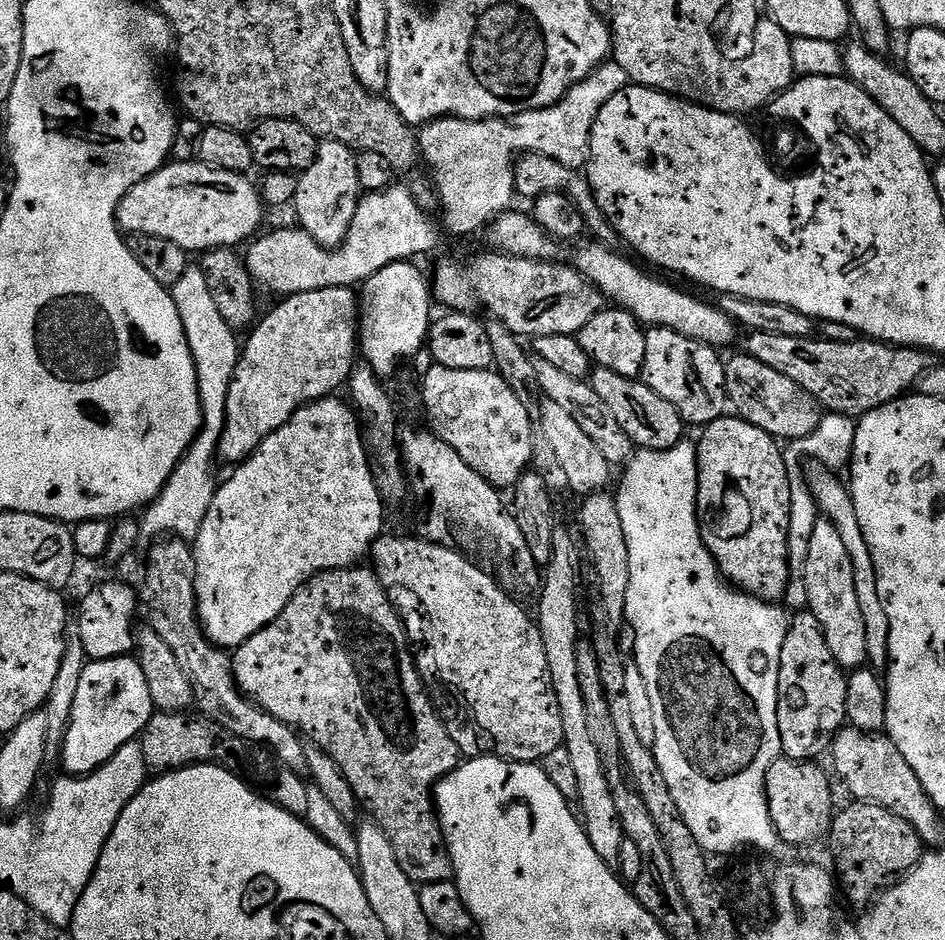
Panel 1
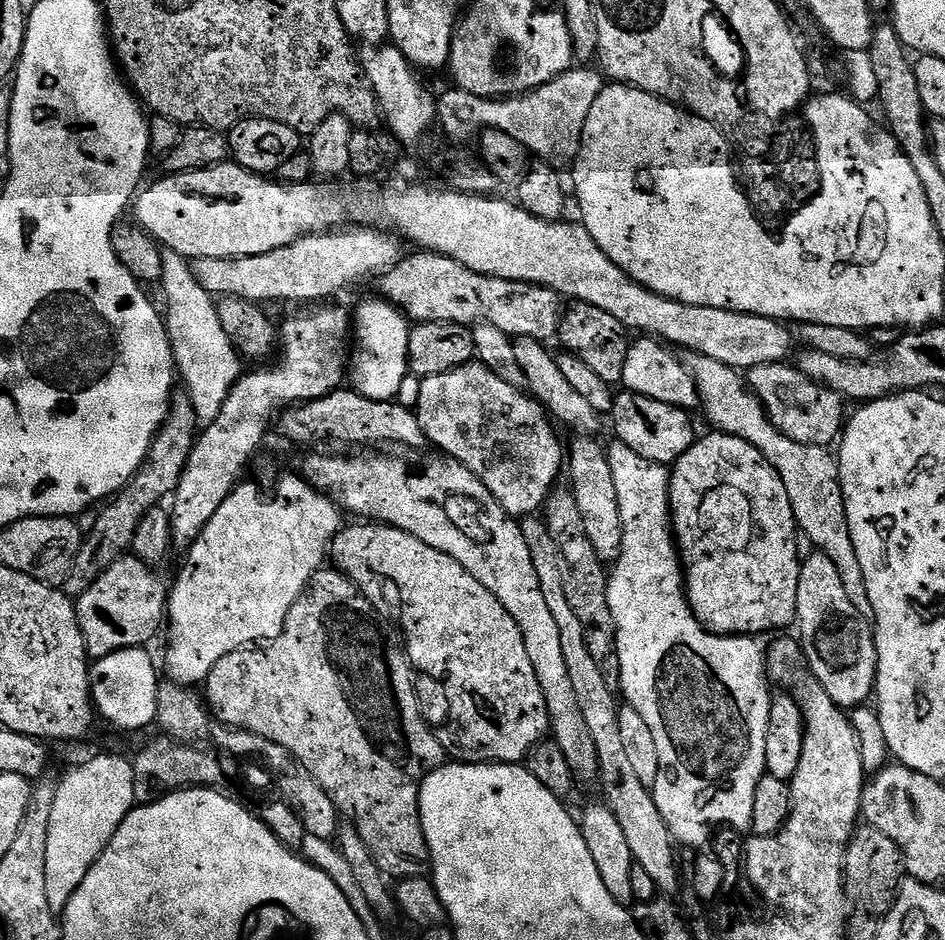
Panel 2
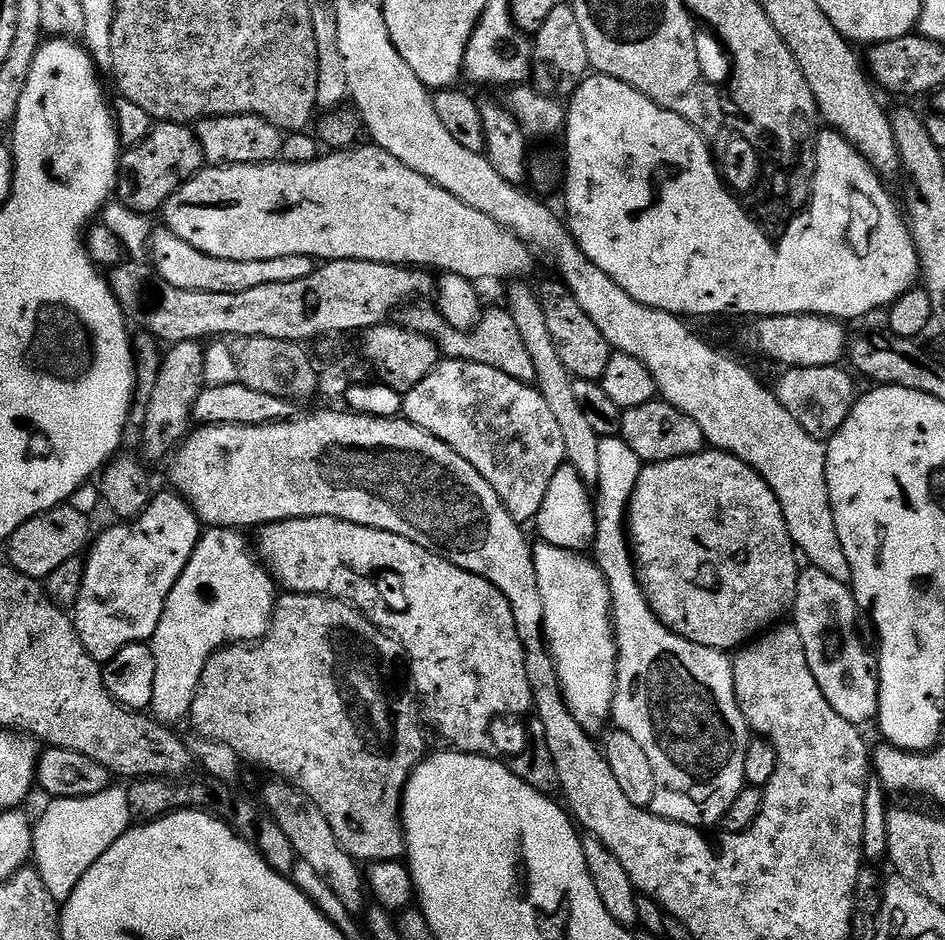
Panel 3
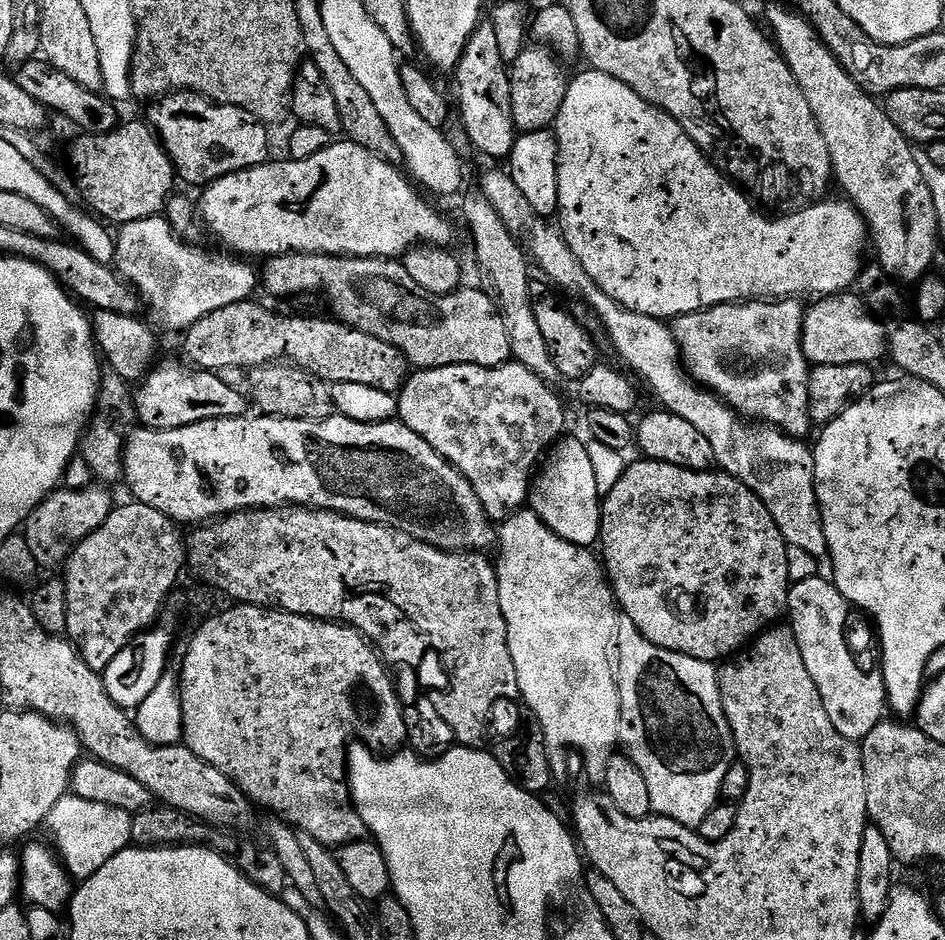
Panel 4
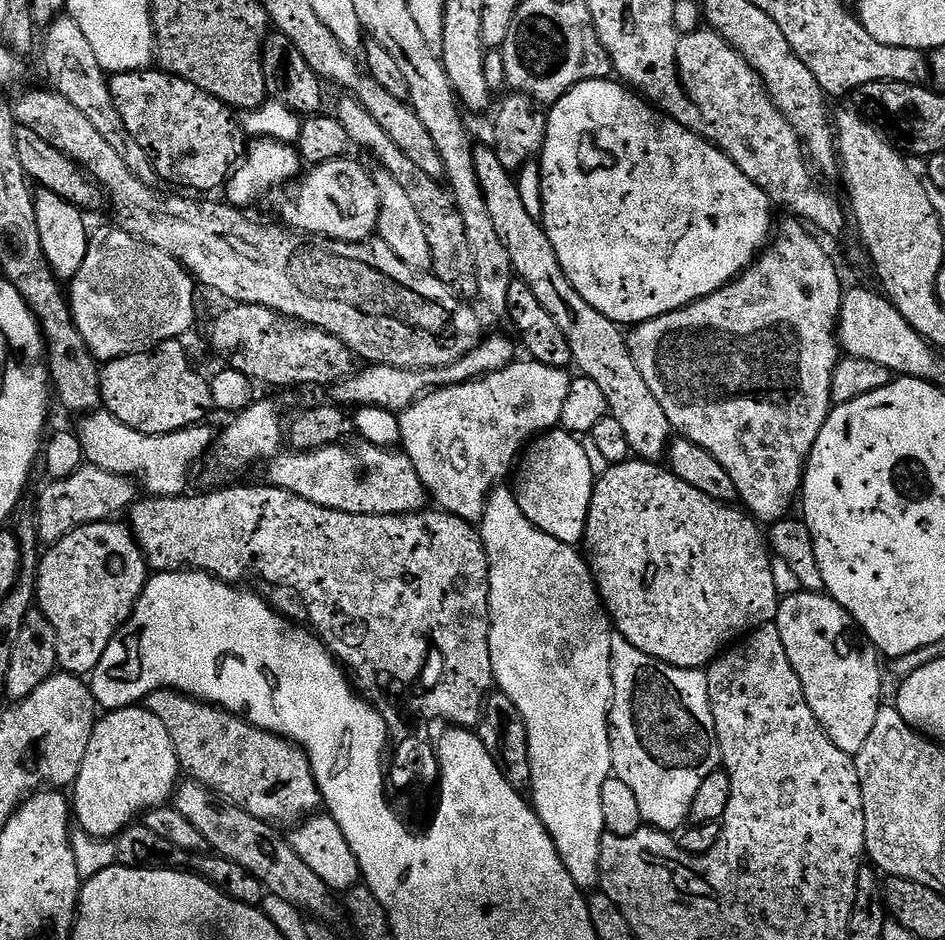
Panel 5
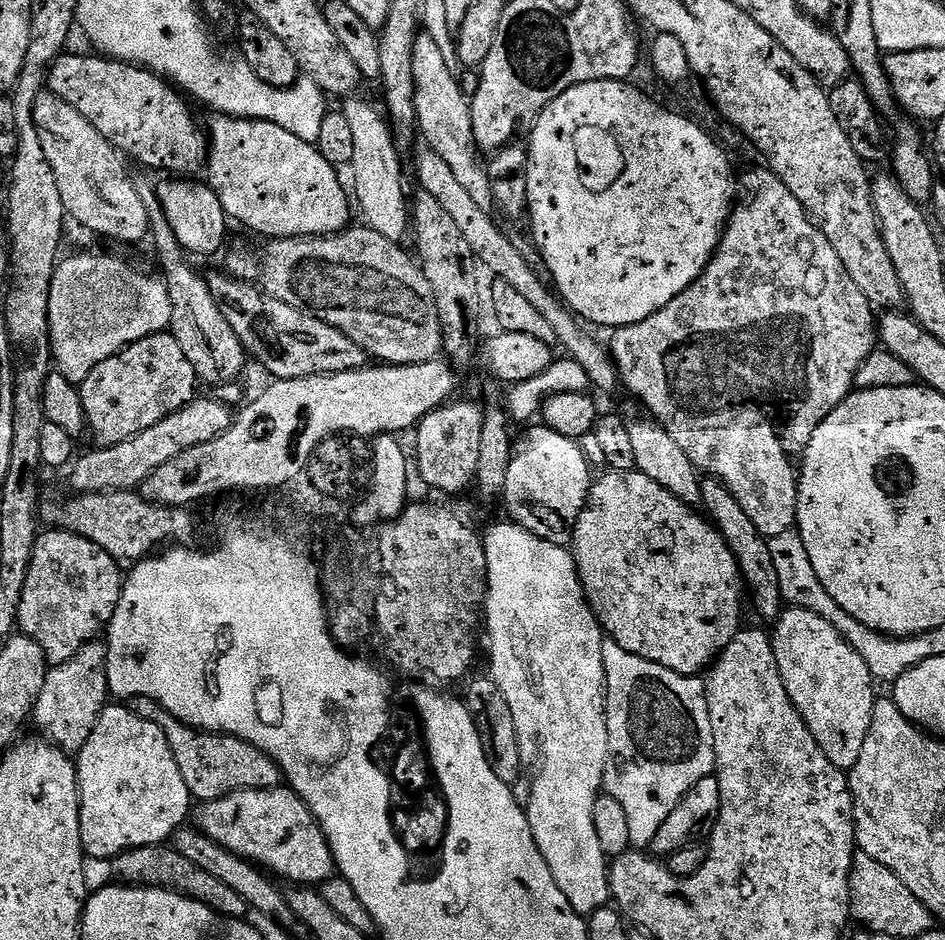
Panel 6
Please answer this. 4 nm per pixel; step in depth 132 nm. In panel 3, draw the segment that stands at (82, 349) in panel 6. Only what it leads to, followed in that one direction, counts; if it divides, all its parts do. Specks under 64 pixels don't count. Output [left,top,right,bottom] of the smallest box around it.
[150,226,312,294]

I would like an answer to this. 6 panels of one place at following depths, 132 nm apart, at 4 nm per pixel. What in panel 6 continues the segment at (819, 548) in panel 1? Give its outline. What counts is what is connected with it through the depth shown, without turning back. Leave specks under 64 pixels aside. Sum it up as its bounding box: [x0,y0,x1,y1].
[771,607,878,770]

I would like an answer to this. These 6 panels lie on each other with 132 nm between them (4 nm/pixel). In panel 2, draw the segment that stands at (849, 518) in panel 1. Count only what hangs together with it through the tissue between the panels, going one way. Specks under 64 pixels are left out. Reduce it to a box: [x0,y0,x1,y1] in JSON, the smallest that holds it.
[686,355,871,617]

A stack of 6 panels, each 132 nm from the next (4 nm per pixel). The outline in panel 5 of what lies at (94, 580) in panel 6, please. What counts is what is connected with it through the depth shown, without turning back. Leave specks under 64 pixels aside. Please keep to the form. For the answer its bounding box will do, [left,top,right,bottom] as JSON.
[36,519,150,677]

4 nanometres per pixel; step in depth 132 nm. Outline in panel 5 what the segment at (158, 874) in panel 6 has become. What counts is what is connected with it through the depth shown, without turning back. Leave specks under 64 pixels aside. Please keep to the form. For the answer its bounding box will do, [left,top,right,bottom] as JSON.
[115,822,266,907]

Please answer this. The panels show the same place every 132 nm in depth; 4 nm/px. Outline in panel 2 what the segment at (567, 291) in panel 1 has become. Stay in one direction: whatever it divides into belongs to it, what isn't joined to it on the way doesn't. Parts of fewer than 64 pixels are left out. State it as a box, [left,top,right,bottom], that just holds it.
[379,251,562,342]

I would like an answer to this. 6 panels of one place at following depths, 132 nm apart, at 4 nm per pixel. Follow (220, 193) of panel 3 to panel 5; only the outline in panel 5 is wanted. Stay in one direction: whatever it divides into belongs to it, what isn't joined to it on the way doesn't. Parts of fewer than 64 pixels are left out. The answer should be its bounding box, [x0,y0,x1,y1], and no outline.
[283,159,380,244]

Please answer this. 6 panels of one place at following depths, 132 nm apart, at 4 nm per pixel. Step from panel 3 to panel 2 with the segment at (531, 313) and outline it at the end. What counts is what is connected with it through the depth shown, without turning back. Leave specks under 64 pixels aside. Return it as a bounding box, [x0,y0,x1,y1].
[566,434,622,562]

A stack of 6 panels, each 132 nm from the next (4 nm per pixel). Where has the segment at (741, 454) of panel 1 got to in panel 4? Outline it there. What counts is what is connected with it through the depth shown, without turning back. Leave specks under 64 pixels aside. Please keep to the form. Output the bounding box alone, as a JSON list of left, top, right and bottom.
[599,458,790,662]

